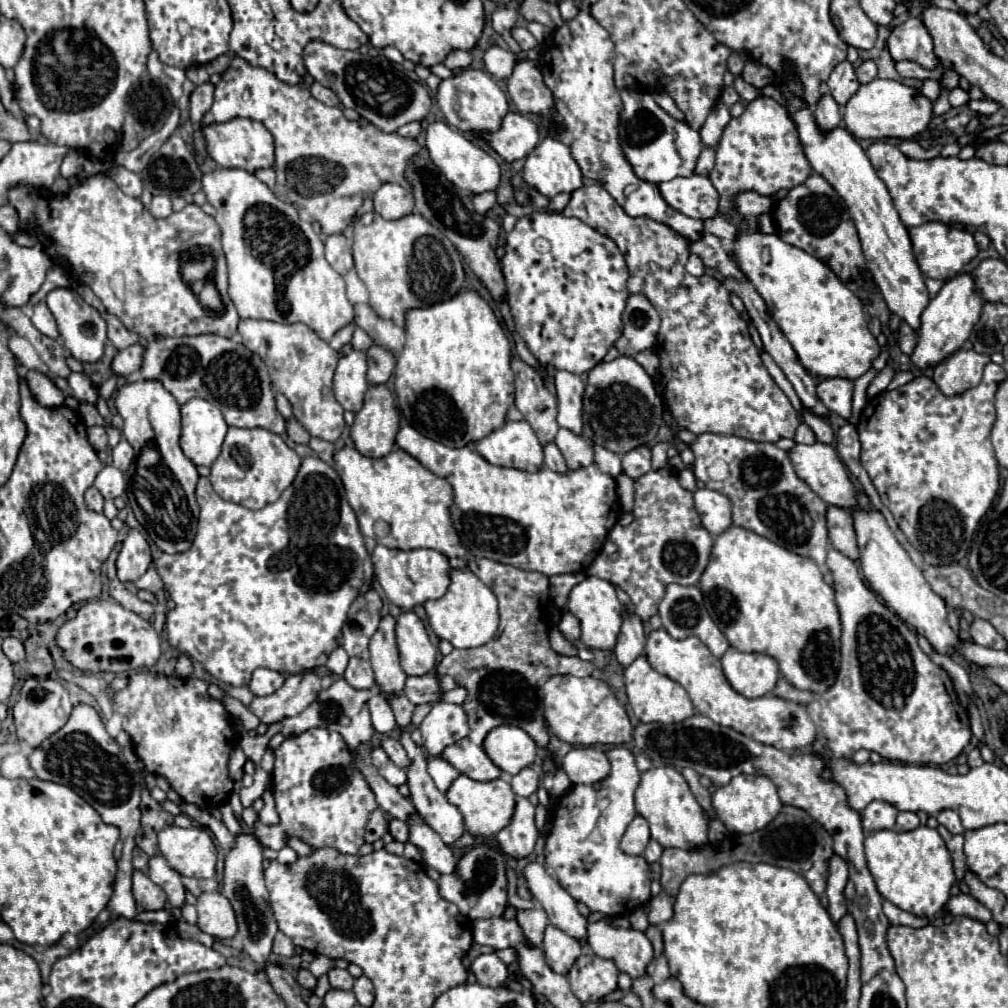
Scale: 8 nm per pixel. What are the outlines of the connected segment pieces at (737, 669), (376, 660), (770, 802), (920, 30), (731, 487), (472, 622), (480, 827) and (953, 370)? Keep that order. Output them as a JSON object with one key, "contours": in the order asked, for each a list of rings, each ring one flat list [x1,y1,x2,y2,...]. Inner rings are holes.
{"contours":[[[730,647,720,661,726,679,744,697,762,697,772,693,780,677,776,659,764,653,742,653]],[[388,615,380,621,376,635,370,639,370,663,374,679,386,699,402,695,406,685,406,673,398,663,398,647,394,639,394,617]],[[738,775,728,785,718,787,712,795,712,803,718,819,732,833,754,833,764,829,782,809,782,801,778,797,776,785,762,775]],[[918,17,906,19,892,31,888,37,888,49,894,61,916,61,924,69,934,69,938,65,938,59,932,51,932,37]],[[702,433,690,443,690,449,696,457,694,475,706,483,708,489,714,489,726,495,732,501,732,523,748,531,754,531,772,543,812,559,818,565,826,563,826,553,830,547,826,511,828,505,796,475,796,469,790,461,790,455,778,449,774,443,756,443,736,435,716,435],[714,461,726,461,730,475,726,481,712,481,708,477,708,467]],[[452,571,452,583,444,597,436,601,426,601,424,609,428,613,428,623,432,631,440,637,450,641,456,649,466,647,480,647,498,637,498,601,496,595,470,571]],[[458,775,454,779,454,783,450,785,450,789,446,791,446,799,452,805,456,805,460,809,460,813,464,815,464,823,466,823,468,833,472,833,474,837,492,837,510,823,516,795,504,779,480,783,480,781,466,777,466,775]],[[958,349,956,353,948,355,942,363,934,367,934,383,946,395,962,393,982,381,982,371,990,361,988,355]]]}

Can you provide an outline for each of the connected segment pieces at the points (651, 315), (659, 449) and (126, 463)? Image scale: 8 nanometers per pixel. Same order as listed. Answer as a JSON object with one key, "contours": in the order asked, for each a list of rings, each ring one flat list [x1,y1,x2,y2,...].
{"contours":[[[630,295,626,301,626,309,622,313,624,333,614,343,620,355,634,357,640,351,652,349,656,343,656,335,660,329,660,317,656,309,642,295]],[[658,443,658,445,652,447,652,453,654,453,654,457,652,457,652,469,654,469,654,471,664,469,667,466,669,460,667,450,668,443]],[[120,439,120,443,114,447,112,451,112,459,114,459,114,467,126,471,134,459,134,449,130,447,130,443,126,439]]]}

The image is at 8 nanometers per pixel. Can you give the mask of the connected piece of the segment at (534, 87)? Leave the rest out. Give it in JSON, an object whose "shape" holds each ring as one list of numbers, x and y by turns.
{"shape":[[526,61,514,67,514,73,508,79,508,95,512,97,520,113,542,115,554,125,556,117,554,95,546,87,536,63]]}

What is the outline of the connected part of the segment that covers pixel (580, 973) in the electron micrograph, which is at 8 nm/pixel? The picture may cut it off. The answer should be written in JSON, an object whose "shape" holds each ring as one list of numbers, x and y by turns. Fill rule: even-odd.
{"shape":[[582,955,572,965,568,981,574,995,582,1003,598,1001,618,987,618,967,610,959,602,959,598,955]]}

